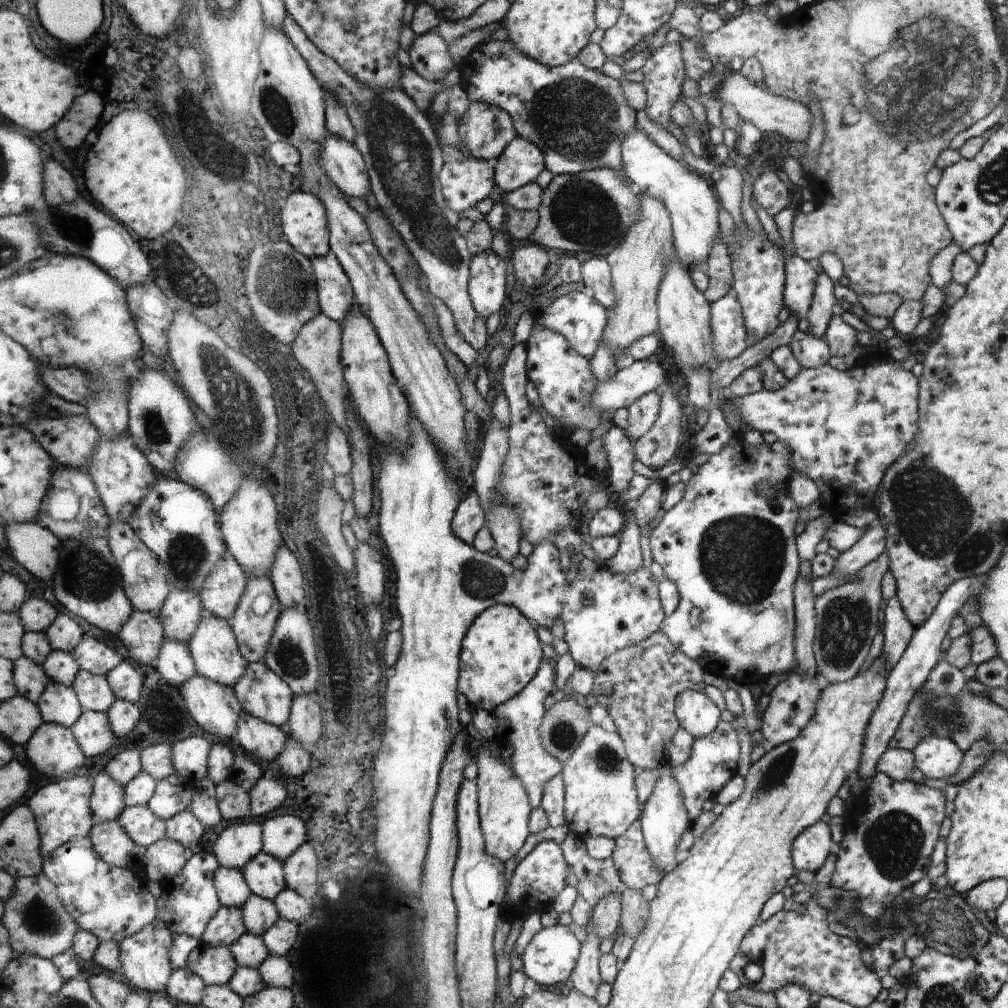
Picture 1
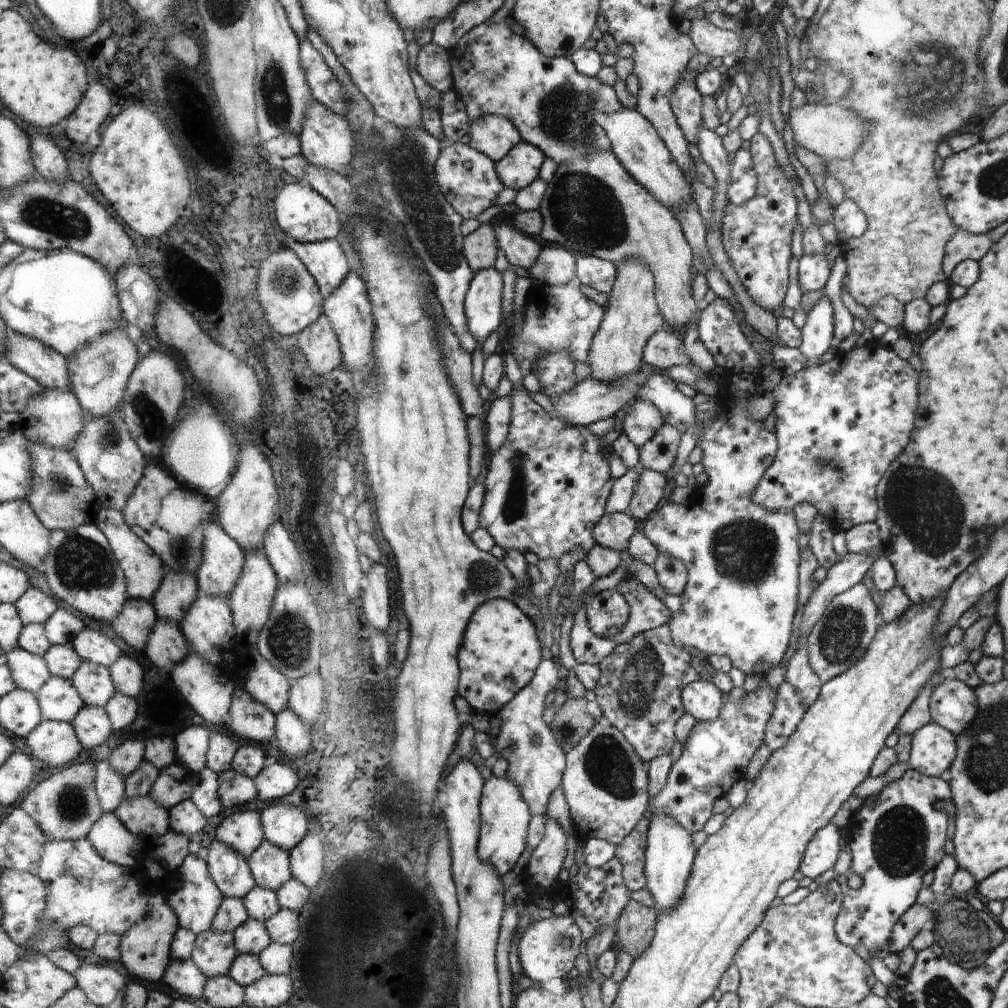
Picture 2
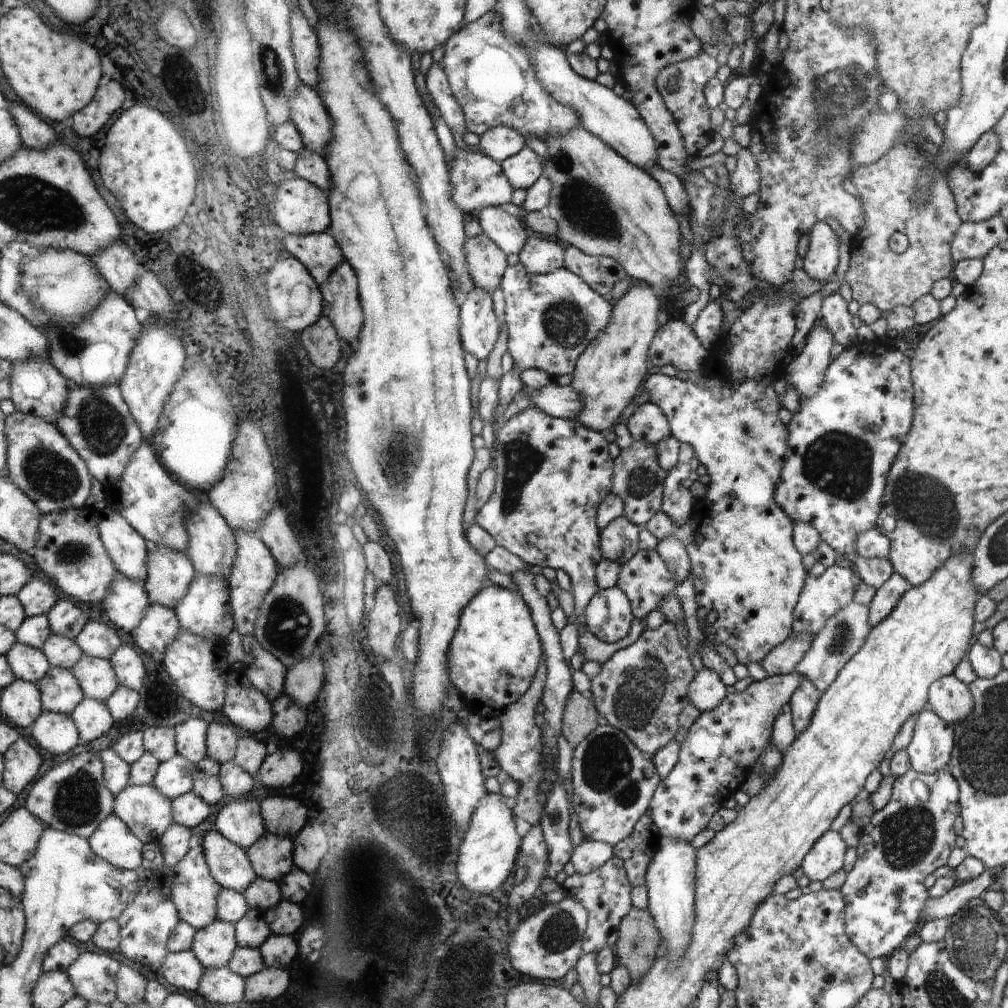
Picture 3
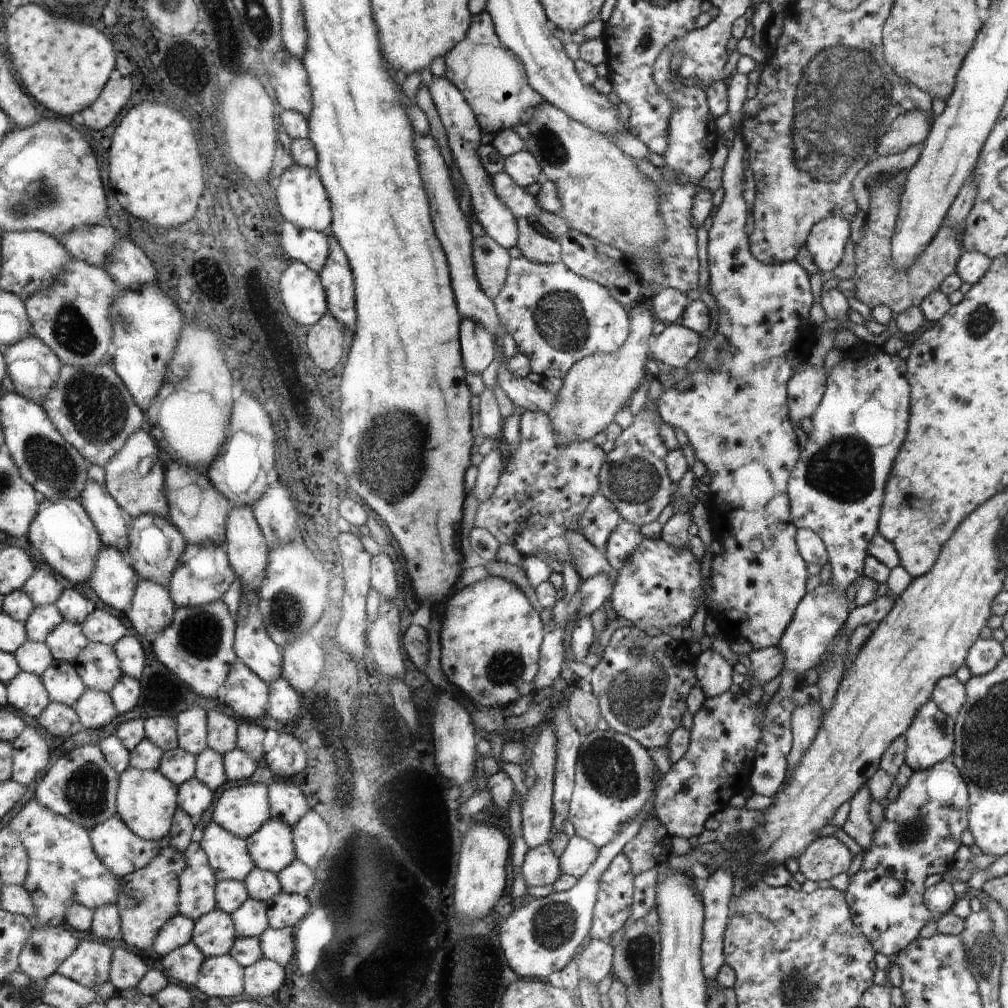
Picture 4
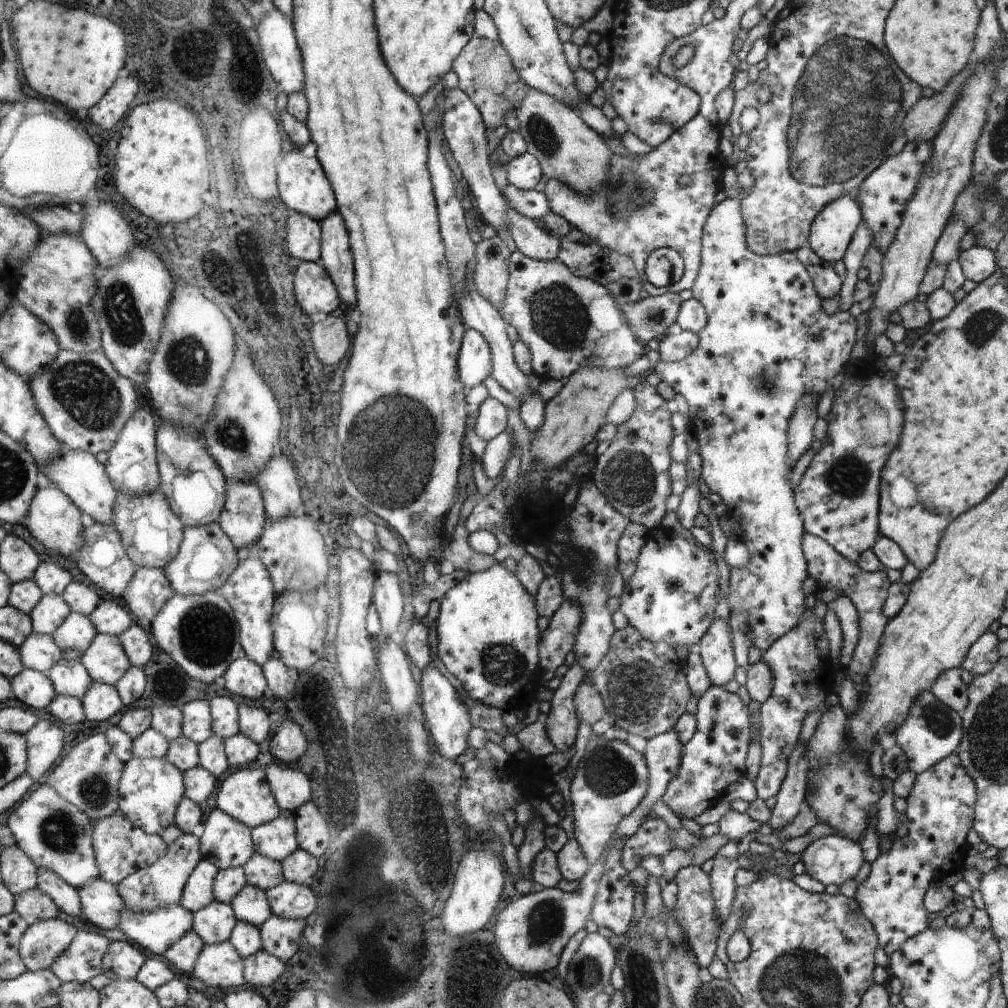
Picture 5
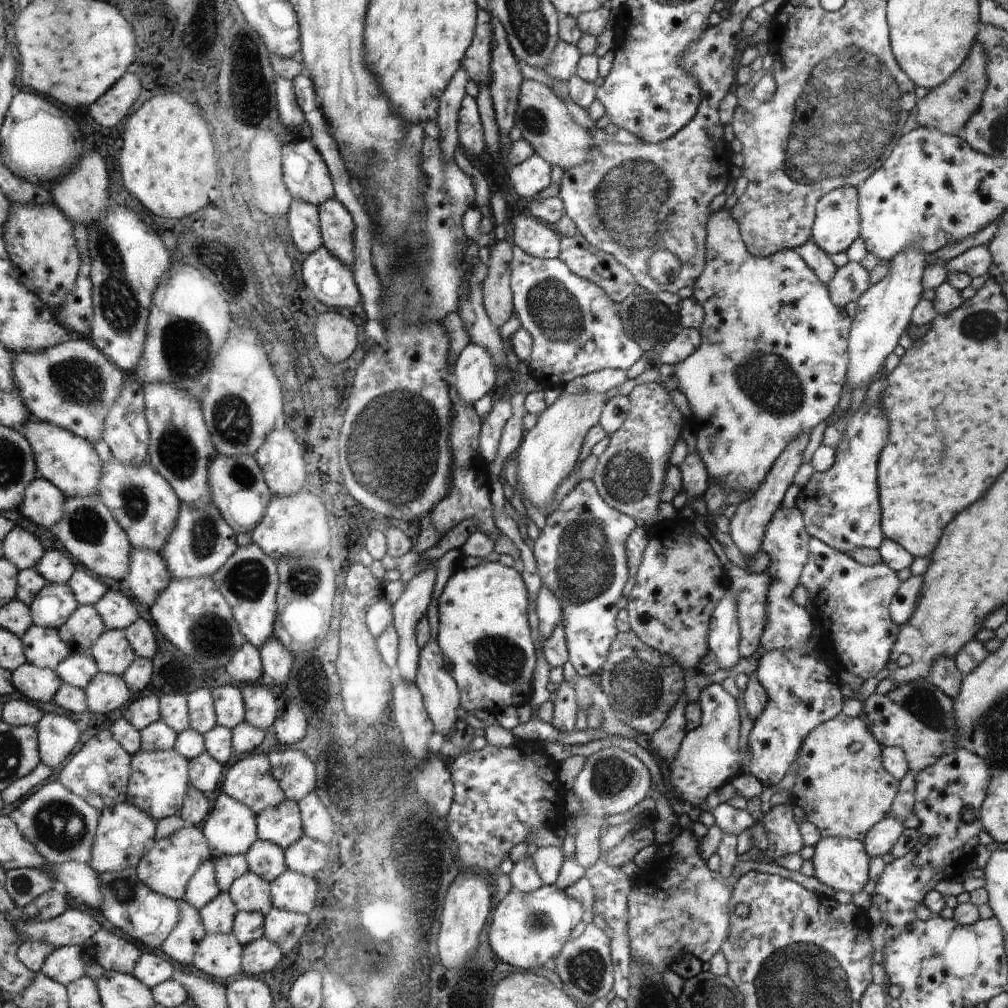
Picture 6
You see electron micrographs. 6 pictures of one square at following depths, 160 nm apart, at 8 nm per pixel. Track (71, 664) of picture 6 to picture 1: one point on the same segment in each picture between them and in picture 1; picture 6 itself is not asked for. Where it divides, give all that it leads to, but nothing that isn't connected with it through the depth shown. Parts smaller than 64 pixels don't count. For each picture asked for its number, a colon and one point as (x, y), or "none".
1: (60, 704)
2: (60, 700)
3: (62, 693)
4: (64, 685)
5: (70, 677)

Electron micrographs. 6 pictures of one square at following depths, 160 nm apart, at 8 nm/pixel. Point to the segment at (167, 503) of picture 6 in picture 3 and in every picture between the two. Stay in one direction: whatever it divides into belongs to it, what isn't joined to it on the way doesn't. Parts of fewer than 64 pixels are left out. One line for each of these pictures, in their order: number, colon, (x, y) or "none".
3: (169, 573)
4: (155, 544)
5: (152, 534)

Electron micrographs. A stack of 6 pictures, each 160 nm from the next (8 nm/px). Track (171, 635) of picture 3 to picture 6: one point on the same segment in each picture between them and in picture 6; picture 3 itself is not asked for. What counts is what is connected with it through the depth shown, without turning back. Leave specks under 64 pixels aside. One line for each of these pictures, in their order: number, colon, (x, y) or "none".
4: (152, 609)
5: (149, 591)
6: (148, 577)

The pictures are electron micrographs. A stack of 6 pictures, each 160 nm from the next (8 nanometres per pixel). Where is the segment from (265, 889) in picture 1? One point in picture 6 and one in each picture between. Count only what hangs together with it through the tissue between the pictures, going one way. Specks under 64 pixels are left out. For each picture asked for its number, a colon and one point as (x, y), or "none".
2: (270, 865)
3: (272, 856)
4: (272, 848)
5: (279, 839)
6: (282, 825)

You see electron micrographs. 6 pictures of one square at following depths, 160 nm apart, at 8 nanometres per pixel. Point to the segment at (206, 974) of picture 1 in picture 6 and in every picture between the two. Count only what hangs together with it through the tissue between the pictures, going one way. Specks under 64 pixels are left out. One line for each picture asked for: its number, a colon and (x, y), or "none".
2: (214, 952)
3: (213, 945)
4: (214, 934)
5: (214, 923)
6: (218, 915)

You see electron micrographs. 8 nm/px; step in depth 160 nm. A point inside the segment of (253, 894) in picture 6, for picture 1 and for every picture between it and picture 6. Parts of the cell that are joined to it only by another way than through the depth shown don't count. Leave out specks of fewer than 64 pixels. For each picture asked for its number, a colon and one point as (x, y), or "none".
1: (250, 950)
2: (252, 937)
3: (253, 930)
4: (251, 920)
5: (251, 905)

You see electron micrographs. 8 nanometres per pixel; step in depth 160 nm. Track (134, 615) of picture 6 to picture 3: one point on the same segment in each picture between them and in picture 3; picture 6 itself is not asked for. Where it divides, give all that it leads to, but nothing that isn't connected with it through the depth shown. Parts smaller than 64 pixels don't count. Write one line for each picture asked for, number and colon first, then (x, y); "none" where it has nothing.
3: (96, 639)
4: (100, 626)
5: (108, 617)

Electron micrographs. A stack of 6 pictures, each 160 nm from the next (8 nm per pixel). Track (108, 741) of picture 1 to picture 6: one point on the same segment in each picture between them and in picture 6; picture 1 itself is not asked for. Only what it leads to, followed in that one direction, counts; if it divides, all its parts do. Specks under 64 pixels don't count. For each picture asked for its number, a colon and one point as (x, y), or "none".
2: (92, 726)
3: (92, 718)
4: (96, 708)
5: (102, 701)
6: (107, 692)

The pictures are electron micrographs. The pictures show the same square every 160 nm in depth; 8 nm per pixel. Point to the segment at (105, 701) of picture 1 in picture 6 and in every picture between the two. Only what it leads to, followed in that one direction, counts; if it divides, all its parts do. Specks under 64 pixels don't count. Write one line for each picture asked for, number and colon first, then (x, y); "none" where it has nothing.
2: (94, 683)
3: (97, 676)
4: (99, 666)
5: (105, 660)
6: (112, 652)

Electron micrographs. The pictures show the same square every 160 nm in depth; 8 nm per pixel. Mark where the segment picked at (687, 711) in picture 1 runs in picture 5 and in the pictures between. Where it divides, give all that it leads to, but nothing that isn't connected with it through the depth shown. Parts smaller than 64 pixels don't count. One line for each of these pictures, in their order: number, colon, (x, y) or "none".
2: (702, 699)
3: (707, 691)
4: (714, 673)
5: (716, 650)

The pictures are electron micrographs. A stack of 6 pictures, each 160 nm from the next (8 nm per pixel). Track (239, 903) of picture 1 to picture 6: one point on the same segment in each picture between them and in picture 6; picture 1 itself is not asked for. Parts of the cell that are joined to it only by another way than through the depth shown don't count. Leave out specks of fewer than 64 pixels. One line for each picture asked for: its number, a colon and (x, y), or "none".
2: (229, 870)
3: (229, 865)
4: (230, 859)
5: (226, 842)
6: (231, 828)

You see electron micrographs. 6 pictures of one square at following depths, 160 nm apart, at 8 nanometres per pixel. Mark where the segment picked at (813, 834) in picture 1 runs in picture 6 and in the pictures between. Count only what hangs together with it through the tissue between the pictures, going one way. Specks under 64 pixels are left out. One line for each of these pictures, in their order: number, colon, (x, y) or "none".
2: (823, 851)
3: (826, 859)
4: (826, 858)
5: (834, 859)
6: (842, 864)

